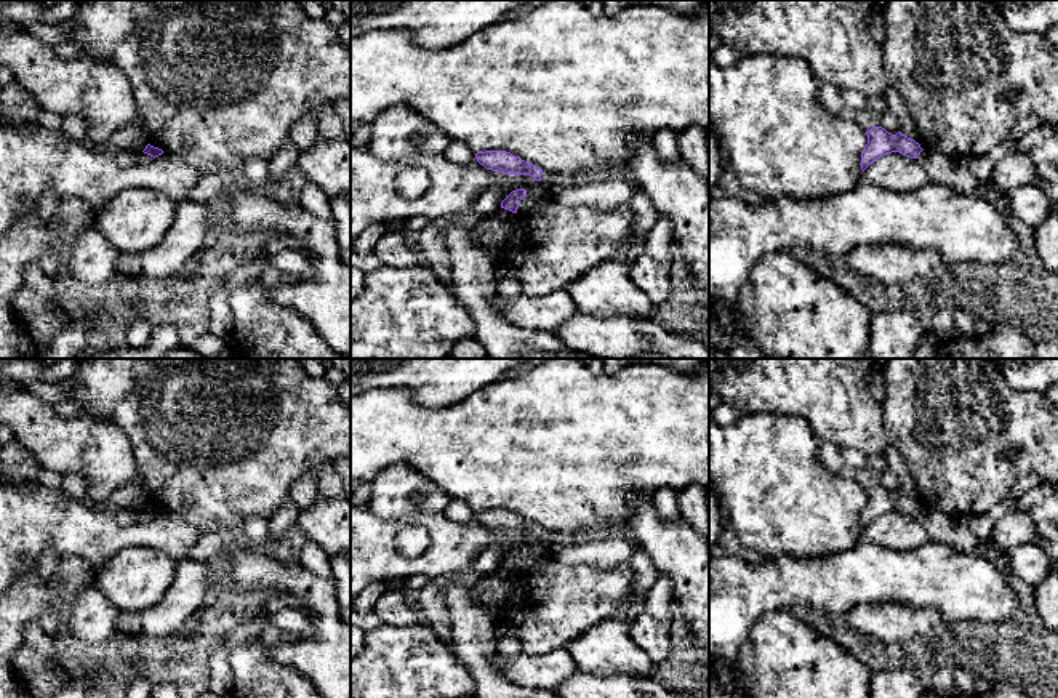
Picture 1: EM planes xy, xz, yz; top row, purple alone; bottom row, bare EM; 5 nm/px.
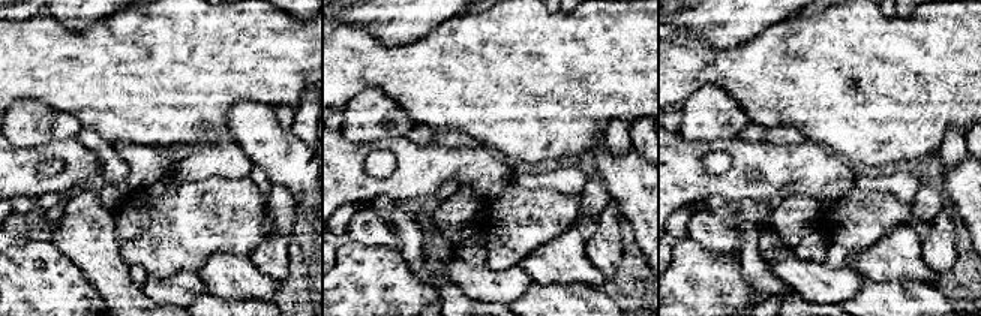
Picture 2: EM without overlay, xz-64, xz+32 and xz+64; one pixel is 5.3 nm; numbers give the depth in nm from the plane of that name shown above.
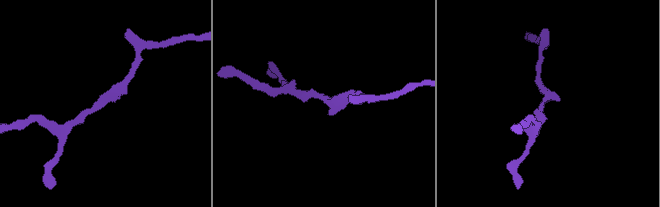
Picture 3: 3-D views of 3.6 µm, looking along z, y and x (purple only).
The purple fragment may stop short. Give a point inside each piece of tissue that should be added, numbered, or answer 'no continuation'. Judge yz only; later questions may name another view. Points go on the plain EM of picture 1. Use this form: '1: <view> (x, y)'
no continuation

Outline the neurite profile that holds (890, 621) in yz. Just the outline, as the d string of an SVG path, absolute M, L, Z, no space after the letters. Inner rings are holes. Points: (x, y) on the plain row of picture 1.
M898 602L863 604L844 615L850 629L884 642L909 644L930 639L944 621L935 608L914 608Z

